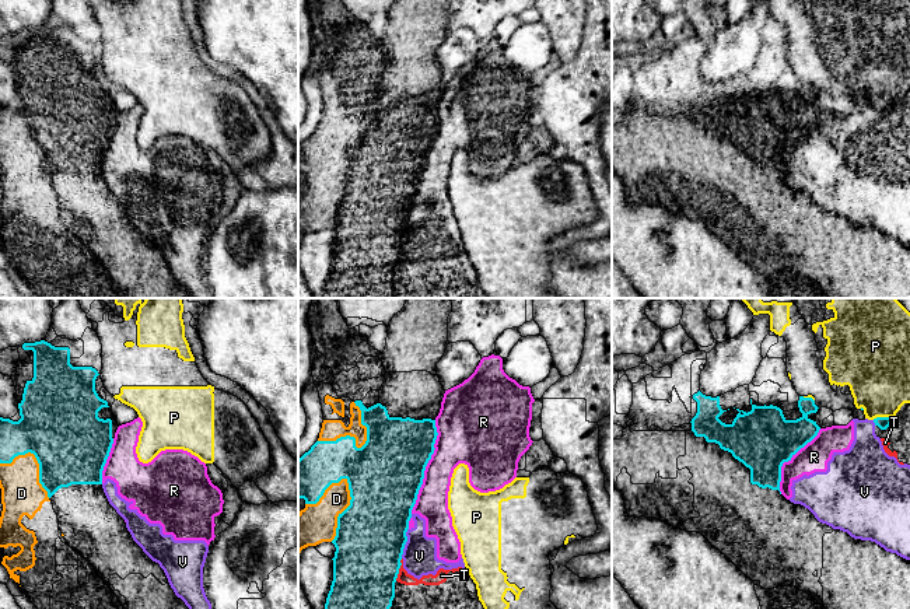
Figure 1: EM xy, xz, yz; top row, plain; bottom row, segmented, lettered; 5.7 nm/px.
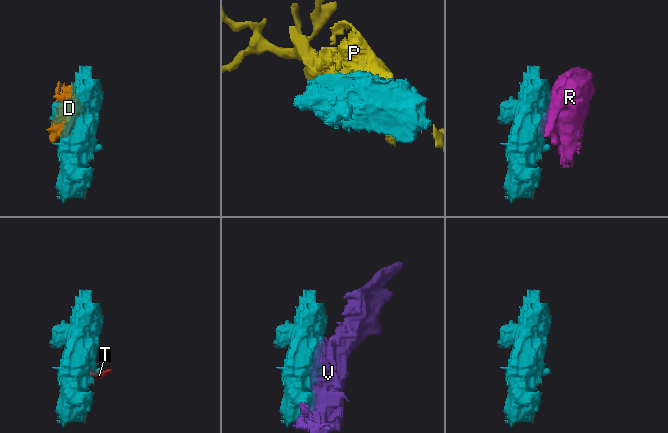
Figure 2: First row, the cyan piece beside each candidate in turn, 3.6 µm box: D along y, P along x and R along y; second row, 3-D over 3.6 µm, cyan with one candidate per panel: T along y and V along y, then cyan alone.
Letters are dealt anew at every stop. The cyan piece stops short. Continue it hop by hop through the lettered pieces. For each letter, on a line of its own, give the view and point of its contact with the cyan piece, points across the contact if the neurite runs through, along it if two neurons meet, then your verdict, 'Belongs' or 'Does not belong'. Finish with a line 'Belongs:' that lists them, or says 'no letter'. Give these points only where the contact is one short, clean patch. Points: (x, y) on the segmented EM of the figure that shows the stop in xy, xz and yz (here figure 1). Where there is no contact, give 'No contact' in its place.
D: Touches cyan at xz (345, 510). Does not belong
P: Touches cyan at yz (882, 417). Does not belong
R: Touches cyan at xz (426, 465). Does not belong
T: Touches cyan at xz (398, 570). Boundary: xz (402, 559), (395, 580). Does not belong
V: Touches cyan at xz (405, 543). Does not belong
Belongs: no letter

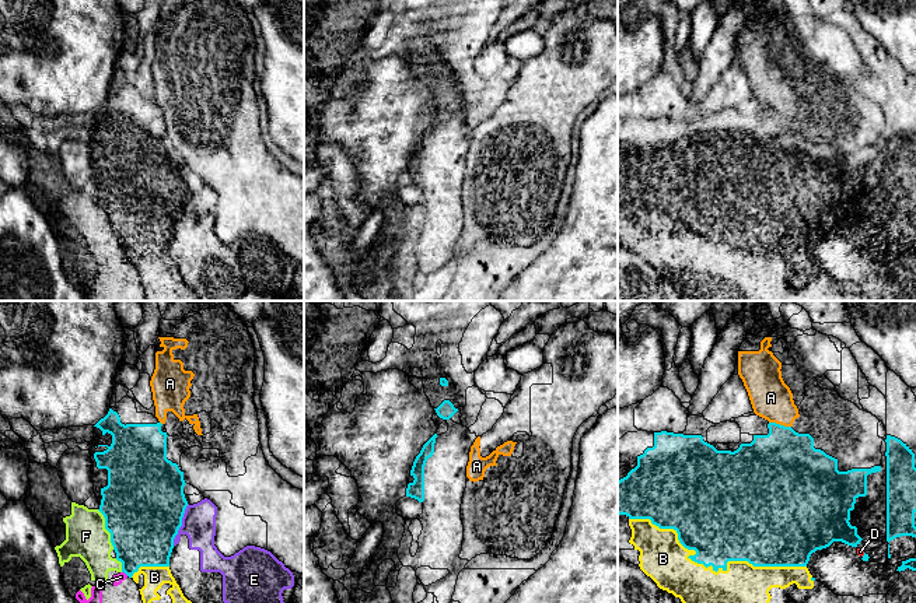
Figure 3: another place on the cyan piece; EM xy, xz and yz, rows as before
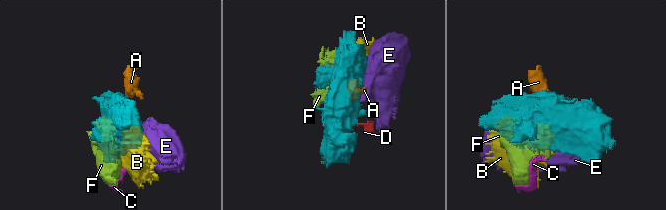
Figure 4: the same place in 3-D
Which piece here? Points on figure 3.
A: Touches cyan at yz (779, 424). Boundary: yz (769, 421), (790, 427). Does not belong
B: Touches cyan at yz (710, 564). Belongs
C: Touches cyan at xy (125, 572). Boundary: xy (122, 571), (128, 575). Does not belong
D: Touches cyan at yz (864, 554). Boundary: yz (864, 553), (862, 556). Does not belong
E: Touches cyan at xy (181, 525). Does not belong
F: Touches cyan at xy (105, 528). Does not belong
Belongs: B

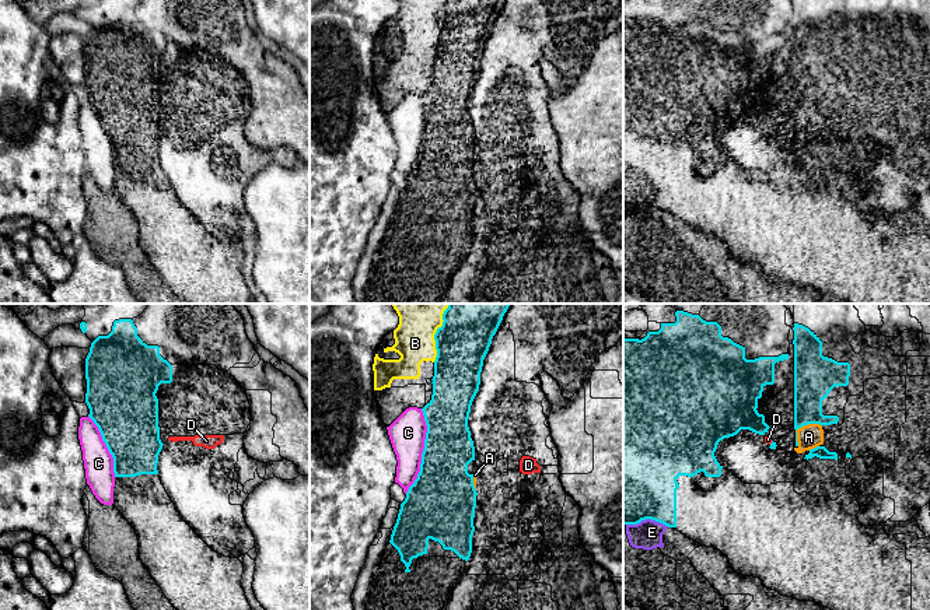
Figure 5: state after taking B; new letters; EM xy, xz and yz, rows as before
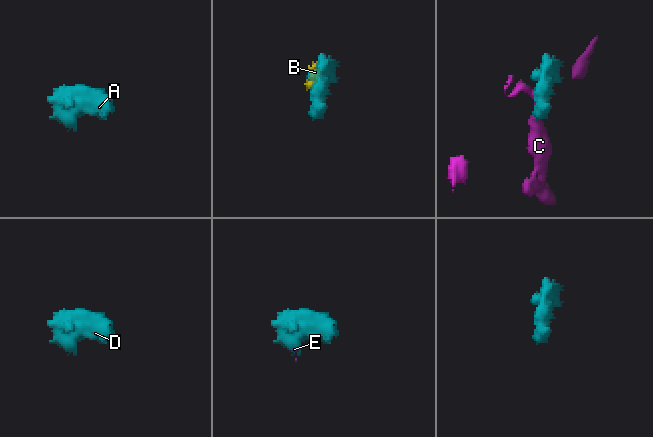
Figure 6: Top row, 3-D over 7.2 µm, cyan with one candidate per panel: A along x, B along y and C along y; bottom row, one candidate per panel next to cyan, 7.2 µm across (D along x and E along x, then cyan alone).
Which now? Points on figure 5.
A: Touches cyan at yz (801, 426). Path across: yz (813, 384), (808, 419), (801, 426), (808, 433), (808, 437). Belongs
B: Touches cyan at xz (436, 333). Does not belong
C: Touches cyan at xz (423, 451). Does not belong
D: Touches cyan at yz (772, 442). Boundary: yz (772, 441), (769, 444). Does not belong
E: Touches cyan at yz (647, 518). Does not belong
Belongs: A

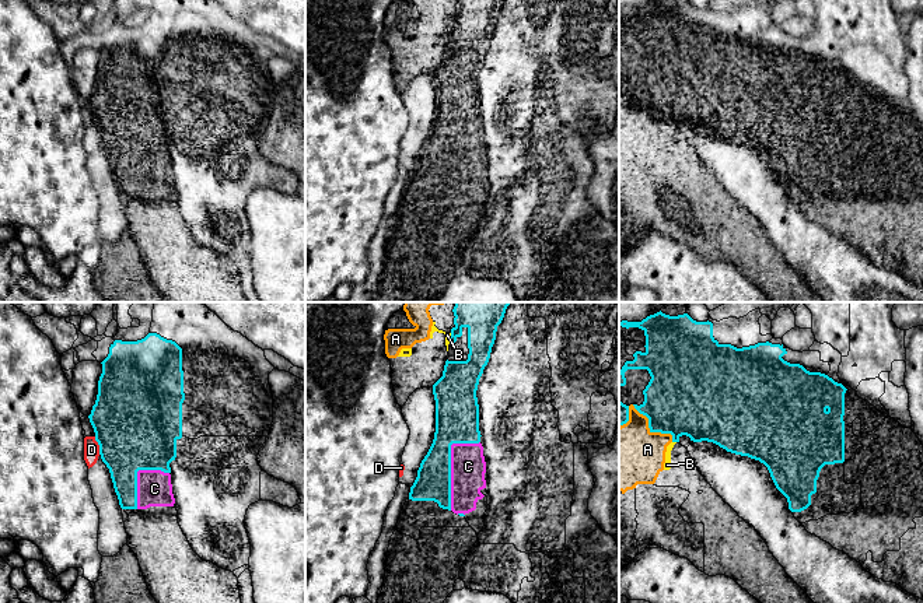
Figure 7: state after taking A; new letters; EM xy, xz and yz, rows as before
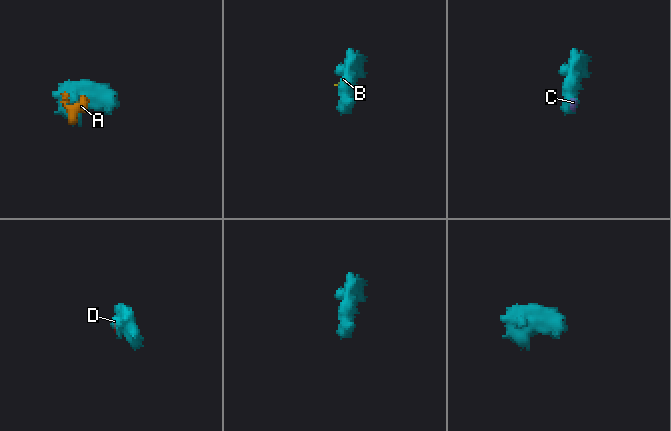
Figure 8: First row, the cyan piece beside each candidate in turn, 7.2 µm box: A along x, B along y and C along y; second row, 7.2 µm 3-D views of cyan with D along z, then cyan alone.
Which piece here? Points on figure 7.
A: Touches cyan at yz (650, 430). Does not belong
B: Touches cyan at xz (450, 337). Boundary: xz (451, 333), (448, 342). Does not belong
C: Touches cyan at xz (450, 463). Belongs
D: Touches cyan at xy (98, 444). Path across: xy (136, 423), (119, 440), (98, 444), (91, 449). Belongs
Belongs: C, D

